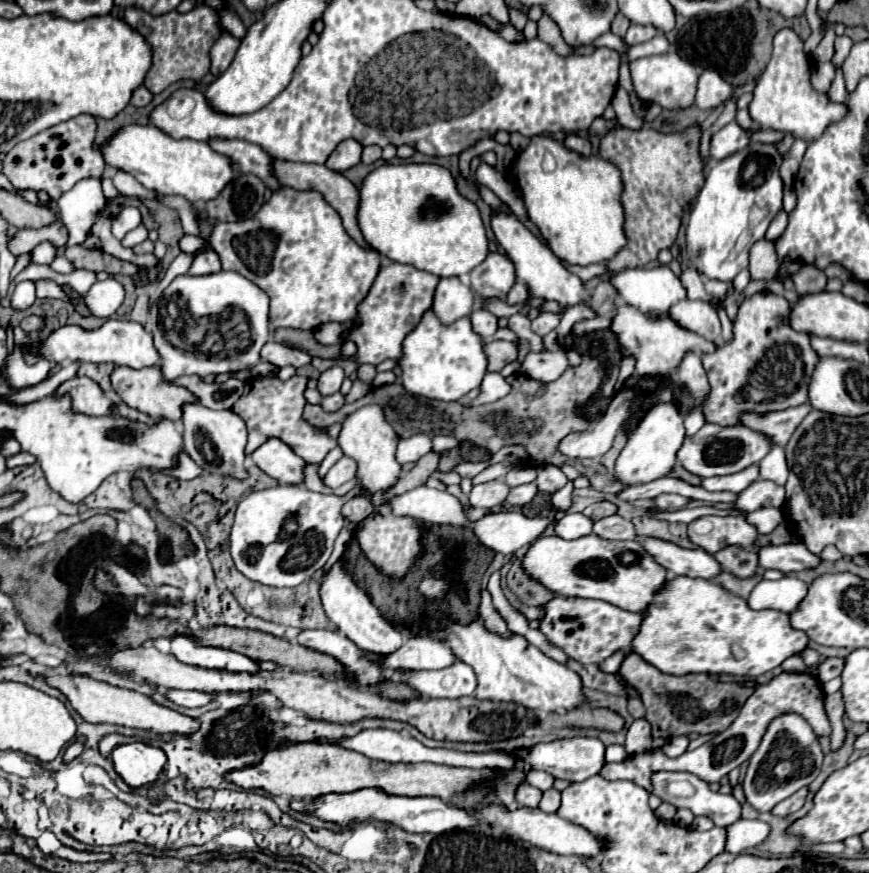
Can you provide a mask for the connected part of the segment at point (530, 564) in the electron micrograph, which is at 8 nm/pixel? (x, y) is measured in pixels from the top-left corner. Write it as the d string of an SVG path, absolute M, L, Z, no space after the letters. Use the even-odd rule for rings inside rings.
M597 535L575 541L565 541L561 537L537 539L523 561L523 569L557 595L601 599L637 613L645 613L653 597L669 581L667 569L655 563L655 557L645 551L639 539L603 541Z

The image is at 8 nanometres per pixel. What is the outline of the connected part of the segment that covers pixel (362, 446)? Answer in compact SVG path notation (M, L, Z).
M363 405L355 413L351 413L343 421L343 429L339 433L339 447L347 457L353 457L359 465L357 479L371 493L377 489L387 489L397 483L401 473L401 465L395 461L395 449L399 443L399 435L387 421L383 409L379 405Z

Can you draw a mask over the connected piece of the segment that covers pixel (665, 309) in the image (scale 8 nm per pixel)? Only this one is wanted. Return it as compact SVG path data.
M661 265L661 267L655 267L655 269L639 269L639 267L625 269L619 275L613 275L611 283L617 287L621 303L633 305L643 313L647 313L647 311L669 313L669 307L685 297L685 289L683 289L679 277L675 277L673 271L667 265Z

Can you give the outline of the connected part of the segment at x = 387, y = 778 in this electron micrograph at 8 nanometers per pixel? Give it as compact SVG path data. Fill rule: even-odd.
M297 743L295 747L267 751L263 761L255 767L231 771L227 781L243 789L265 789L271 795L287 795L293 799L315 799L327 793L355 793L359 789L375 787L387 795L397 797L439 797L447 801L455 791L465 791L475 781L493 777L497 769L461 769L435 763L385 763L373 761L361 753L343 749L339 745Z

